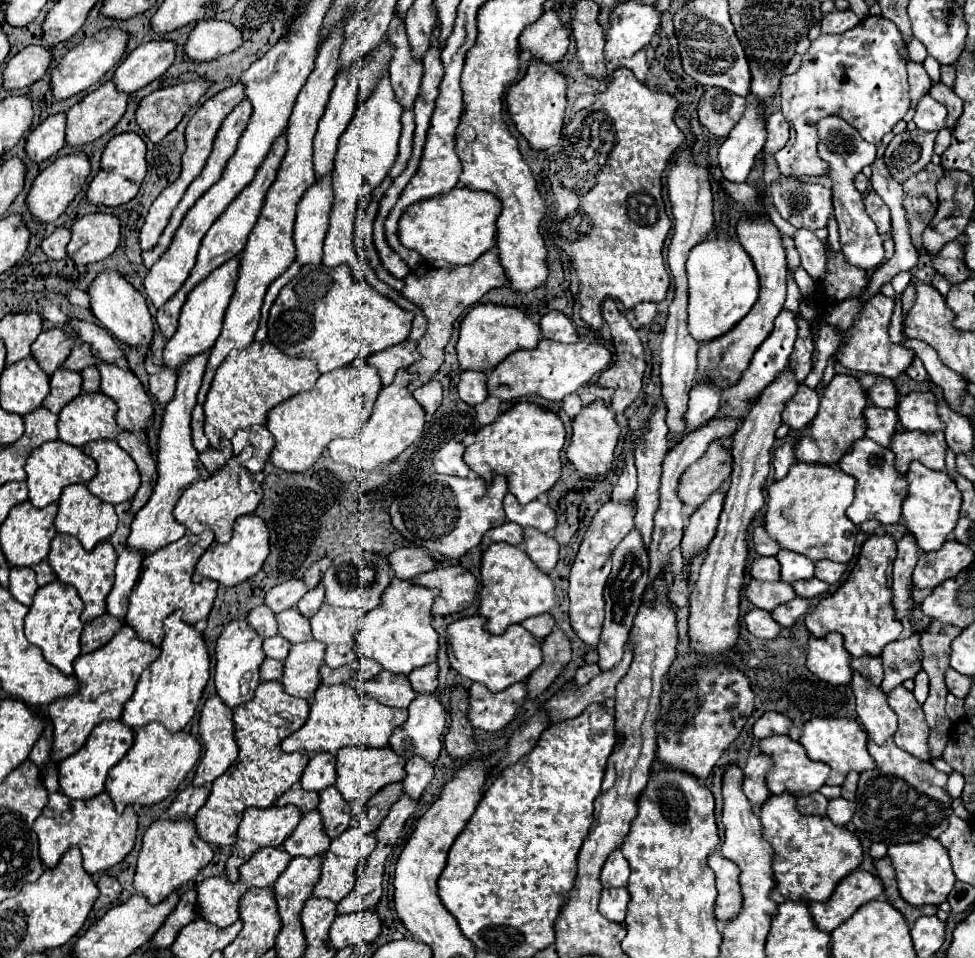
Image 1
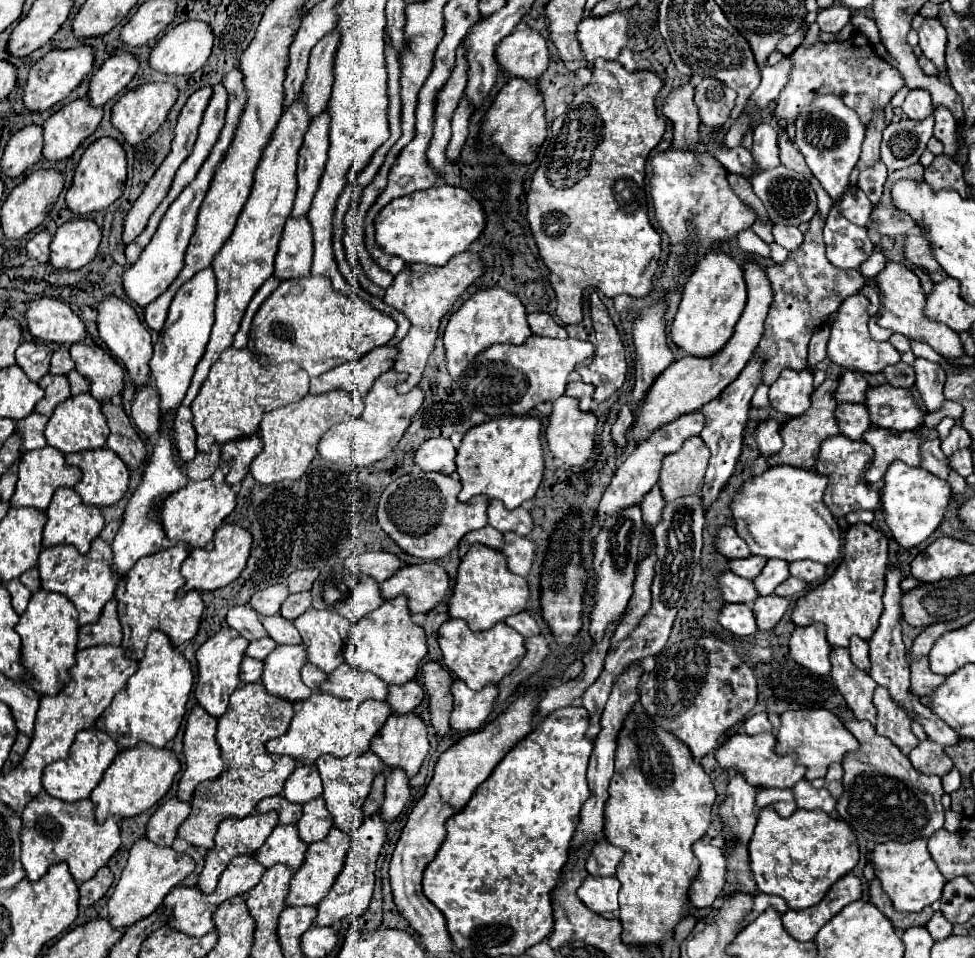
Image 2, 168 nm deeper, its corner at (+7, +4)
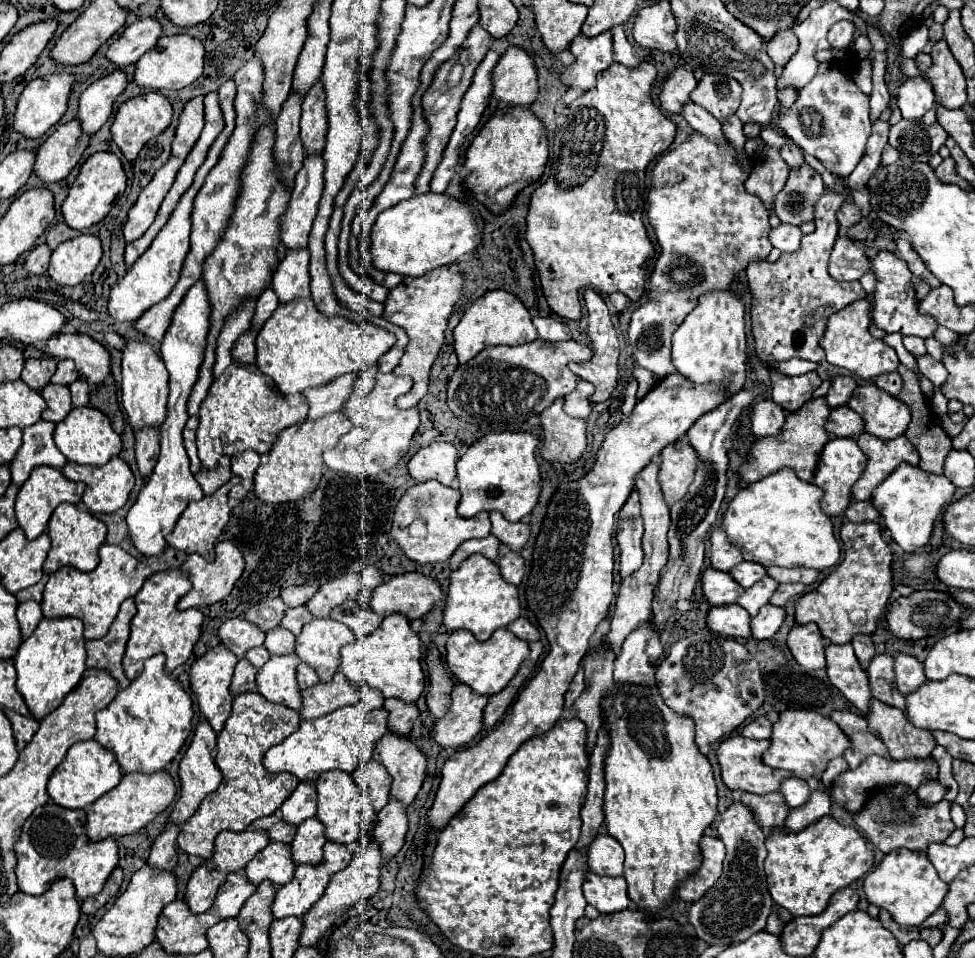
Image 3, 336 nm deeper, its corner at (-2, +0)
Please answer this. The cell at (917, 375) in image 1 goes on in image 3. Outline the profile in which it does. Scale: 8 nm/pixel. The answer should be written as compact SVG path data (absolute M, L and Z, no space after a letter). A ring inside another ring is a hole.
M893 371L893 373L883 373L883 375L875 377L873 383L875 383L875 387L887 391L889 395L899 395L899 391L901 391L901 377L899 377L897 371Z

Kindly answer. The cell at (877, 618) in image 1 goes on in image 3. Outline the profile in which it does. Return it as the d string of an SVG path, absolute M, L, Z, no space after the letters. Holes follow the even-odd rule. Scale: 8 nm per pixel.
M845 521L839 535L841 535L841 541L843 541L843 551L845 551L843 561L813 591L809 591L809 593L805 593L797 599L797 603L795 603L795 621L799 625L817 623L821 635L827 641L843 645L843 643L849 643L853 639L853 635L857 635L857 633L871 635L875 631L877 621L887 611L887 601L889 601L889 595L893 591L893 583L891 583L891 549L883 541L881 527L875 521L871 521L871 523Z

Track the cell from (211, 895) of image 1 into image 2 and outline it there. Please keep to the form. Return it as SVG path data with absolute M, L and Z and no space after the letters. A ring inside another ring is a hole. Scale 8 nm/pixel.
M176 887L166 899L166 915L168 925L186 935L202 937L214 929L214 903L206 903L206 893L198 891L198 887Z

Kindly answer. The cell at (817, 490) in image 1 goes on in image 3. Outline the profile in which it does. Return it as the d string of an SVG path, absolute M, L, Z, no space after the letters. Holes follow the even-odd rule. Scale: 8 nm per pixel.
M781 469L777 473L771 473L763 477L757 483L751 483L743 487L733 501L729 503L725 515L723 515L723 529L731 545L739 547L743 553L743 559L755 561L763 567L779 565L779 567L811 567L811 569L829 569L839 561L841 549L833 535L831 519L821 511L819 501L823 497L823 491L813 485L805 483L795 477L793 469Z

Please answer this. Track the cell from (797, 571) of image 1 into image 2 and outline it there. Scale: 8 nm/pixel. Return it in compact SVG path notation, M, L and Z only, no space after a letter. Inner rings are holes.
M770 559L762 573L754 579L754 585L760 595L772 595L774 589L790 577L788 563L784 559Z

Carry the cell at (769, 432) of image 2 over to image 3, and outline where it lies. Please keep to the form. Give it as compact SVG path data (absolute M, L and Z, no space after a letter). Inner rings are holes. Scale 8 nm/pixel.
M771 399L759 401L753 407L751 415L751 431L755 437L769 437L777 435L785 423L785 411Z

